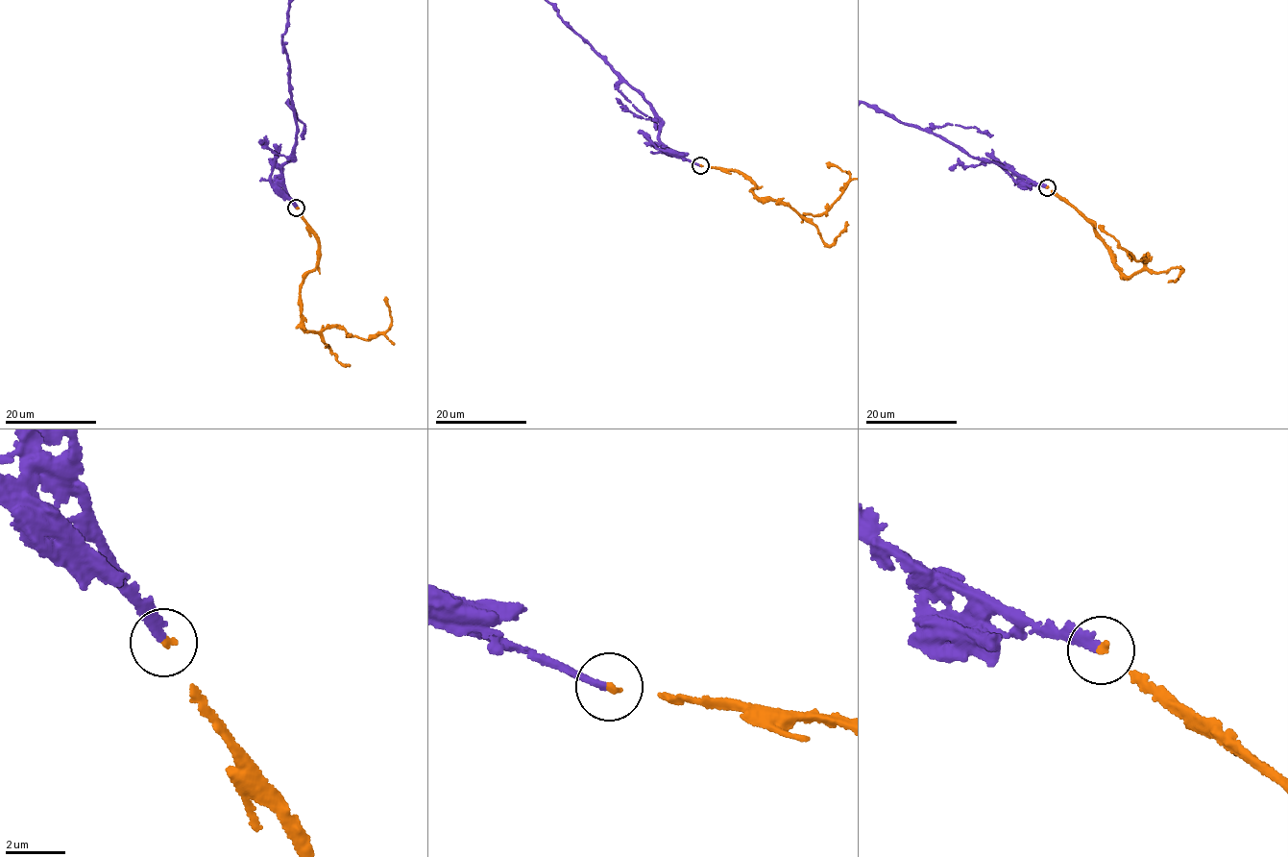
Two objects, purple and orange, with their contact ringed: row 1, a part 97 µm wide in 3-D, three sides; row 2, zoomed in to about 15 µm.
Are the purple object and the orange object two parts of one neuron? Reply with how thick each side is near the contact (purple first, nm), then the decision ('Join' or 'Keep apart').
Thickness 280 nm (purple) against 160 nm. Join

